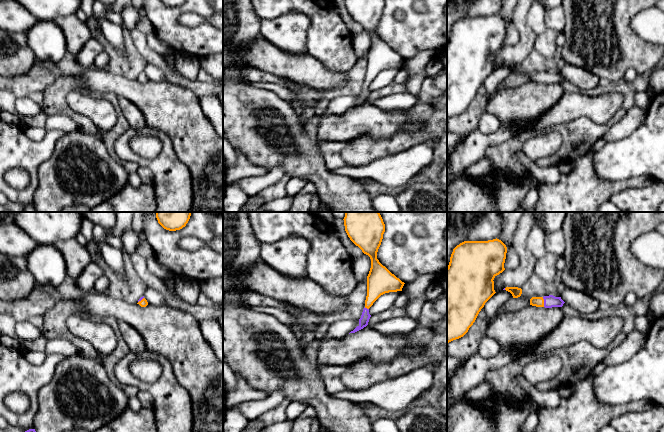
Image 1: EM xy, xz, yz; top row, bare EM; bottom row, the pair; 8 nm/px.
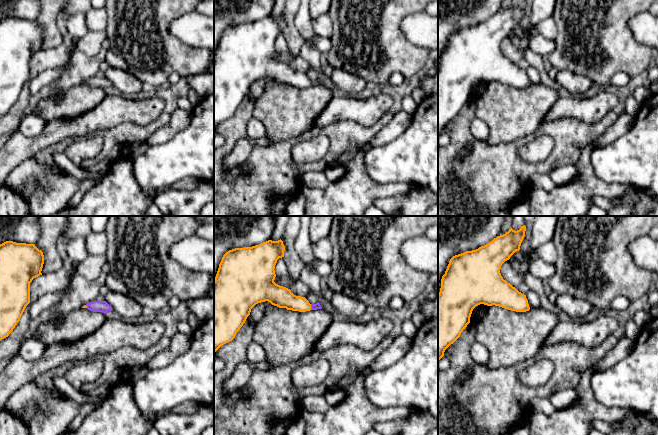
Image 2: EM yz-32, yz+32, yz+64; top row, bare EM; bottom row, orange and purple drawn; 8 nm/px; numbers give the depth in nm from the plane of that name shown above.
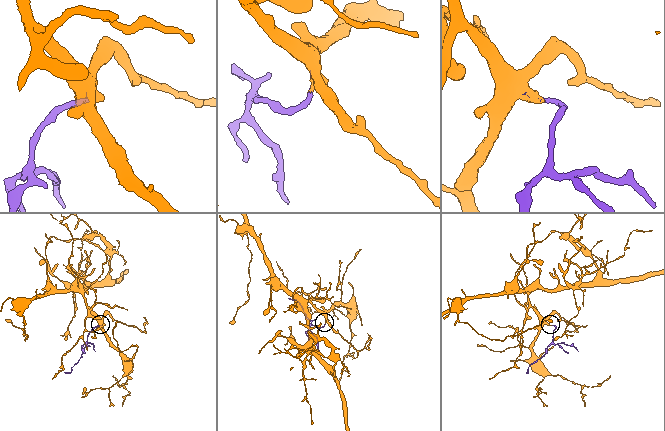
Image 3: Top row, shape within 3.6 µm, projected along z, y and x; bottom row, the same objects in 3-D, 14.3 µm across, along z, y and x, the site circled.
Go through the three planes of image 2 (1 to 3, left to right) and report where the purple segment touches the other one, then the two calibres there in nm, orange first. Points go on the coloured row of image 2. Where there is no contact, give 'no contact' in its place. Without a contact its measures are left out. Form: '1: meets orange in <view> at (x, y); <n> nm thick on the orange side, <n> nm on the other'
1: meets orange in yz-32 at (86, 306); 20 nm thick on the orange side, 100 nm on the other
2: meets orange in yz+32 at (310, 307); 170 nm thick on the orange side, 50 nm on the other
3: no contact

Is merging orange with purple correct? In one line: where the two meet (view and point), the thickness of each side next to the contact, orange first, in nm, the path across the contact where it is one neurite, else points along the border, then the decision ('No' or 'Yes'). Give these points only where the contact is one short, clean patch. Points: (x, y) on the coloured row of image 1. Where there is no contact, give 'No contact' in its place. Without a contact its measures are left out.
Touches orange at yz (543, 302). Thickness 80 nm (orange) against 100 nm. Yes

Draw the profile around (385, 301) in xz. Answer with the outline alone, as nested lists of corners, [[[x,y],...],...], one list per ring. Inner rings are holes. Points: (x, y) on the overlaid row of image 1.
[[[397,291],[381,295],[369,308],[369,314],[372,316],[394,306],[394,302],[400,293],[401,291]]]

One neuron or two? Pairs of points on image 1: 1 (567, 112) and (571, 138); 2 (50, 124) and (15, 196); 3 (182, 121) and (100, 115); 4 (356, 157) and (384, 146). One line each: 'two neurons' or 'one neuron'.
1: two neurons
2: two neurons
3: two neurons
4: one neuron

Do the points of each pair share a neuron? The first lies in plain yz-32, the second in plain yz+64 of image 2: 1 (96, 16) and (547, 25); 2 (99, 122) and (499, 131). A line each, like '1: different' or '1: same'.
1: same
2: different

